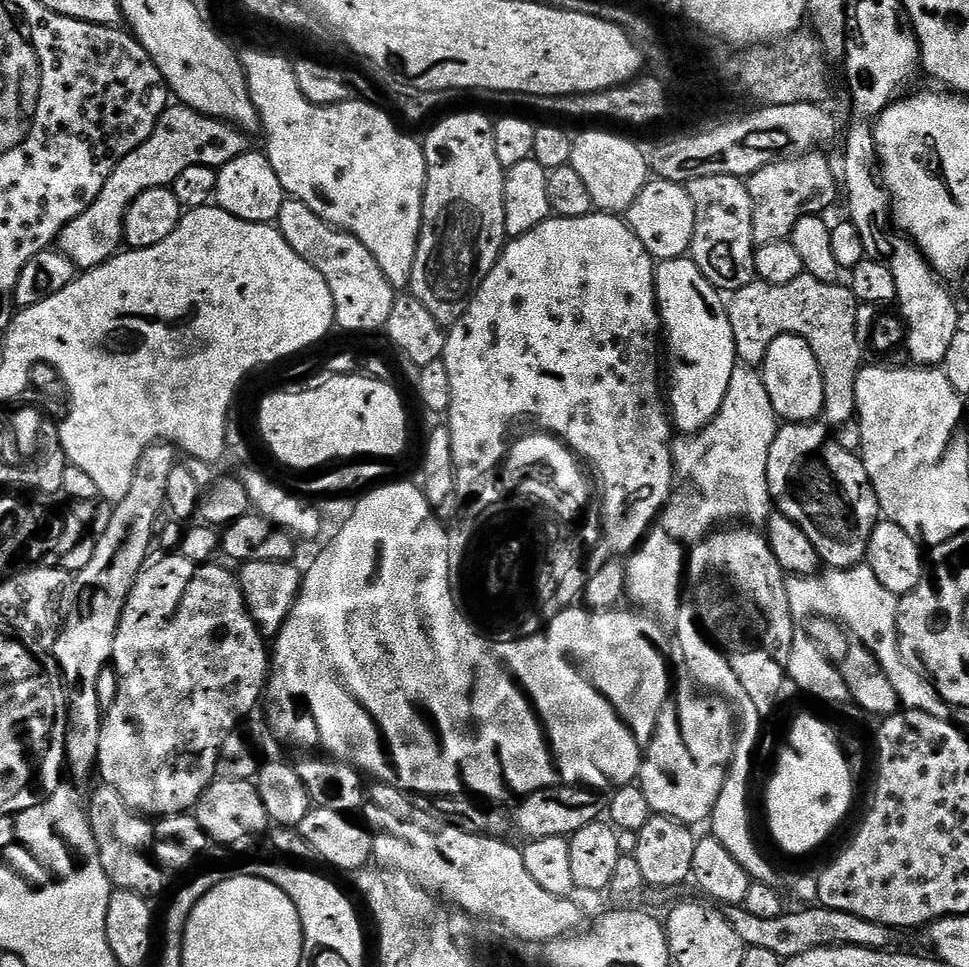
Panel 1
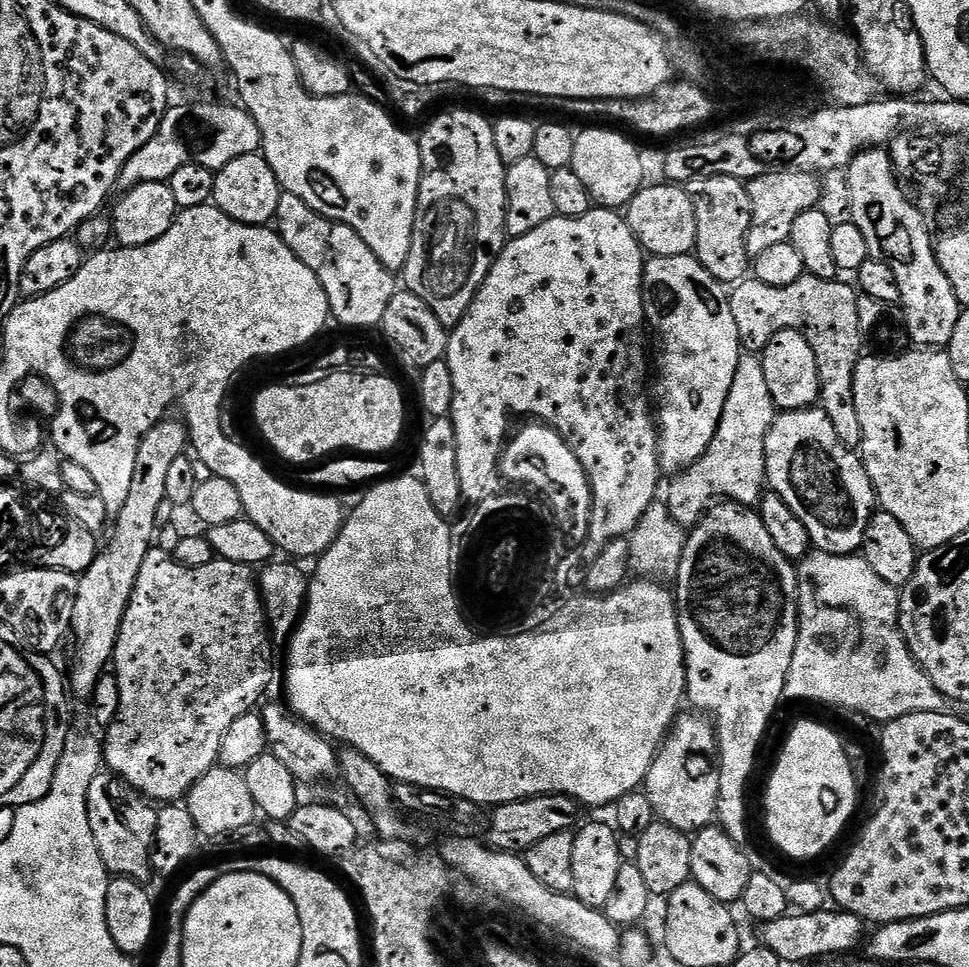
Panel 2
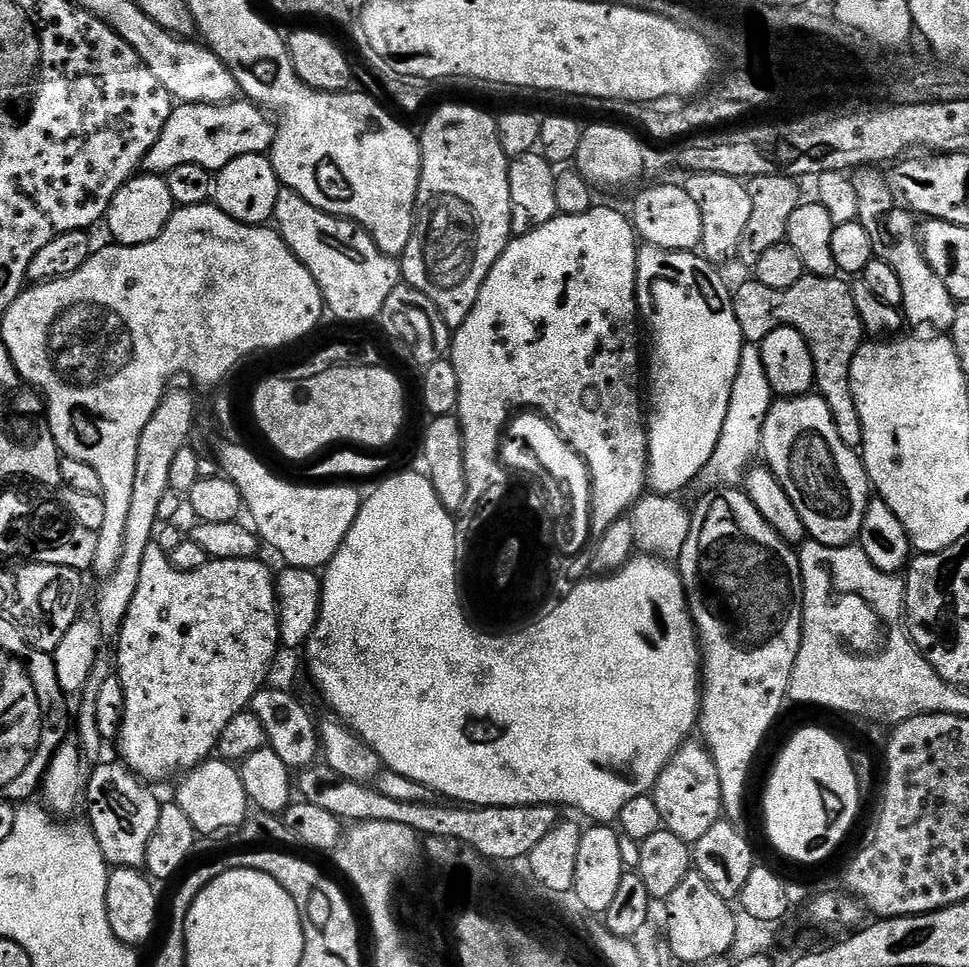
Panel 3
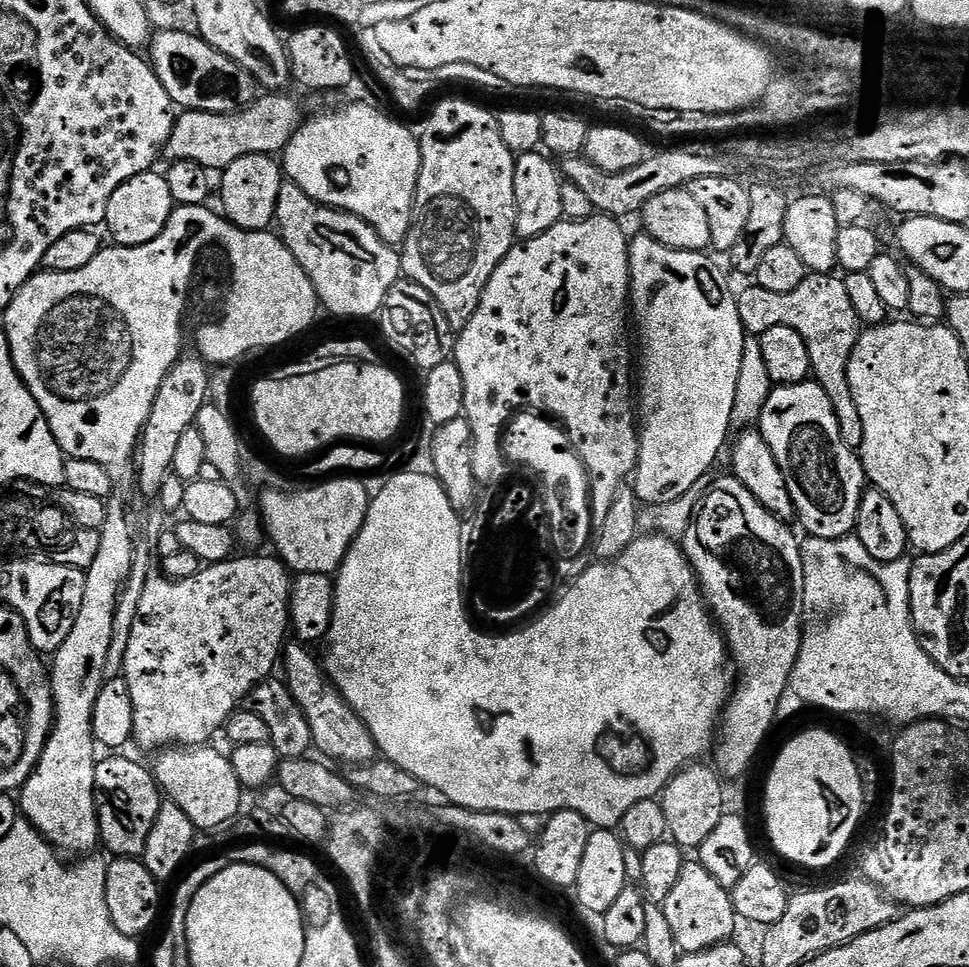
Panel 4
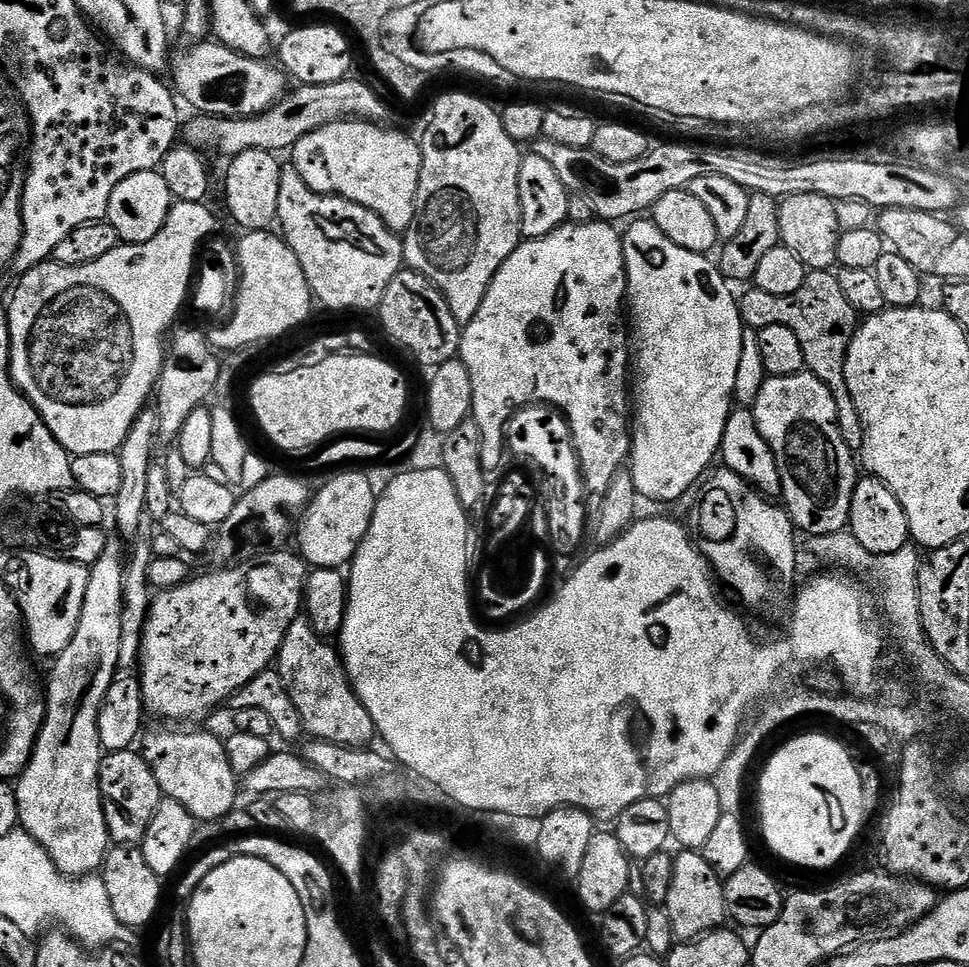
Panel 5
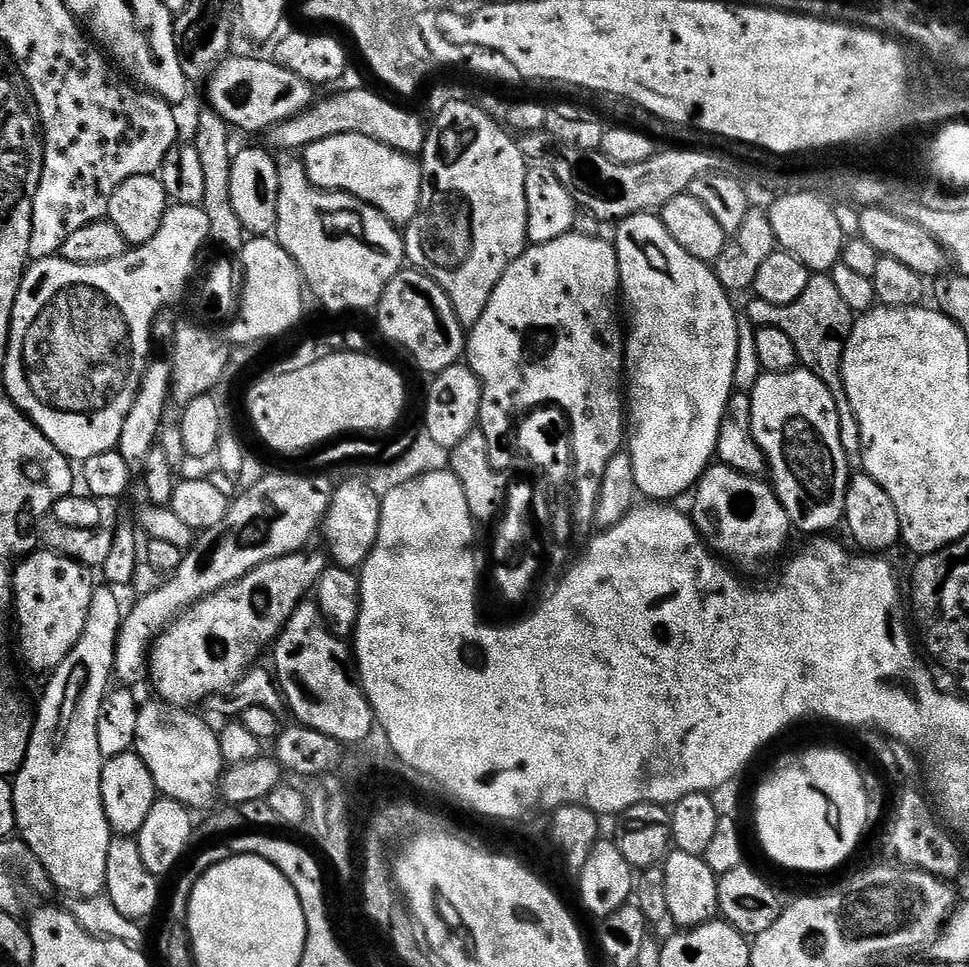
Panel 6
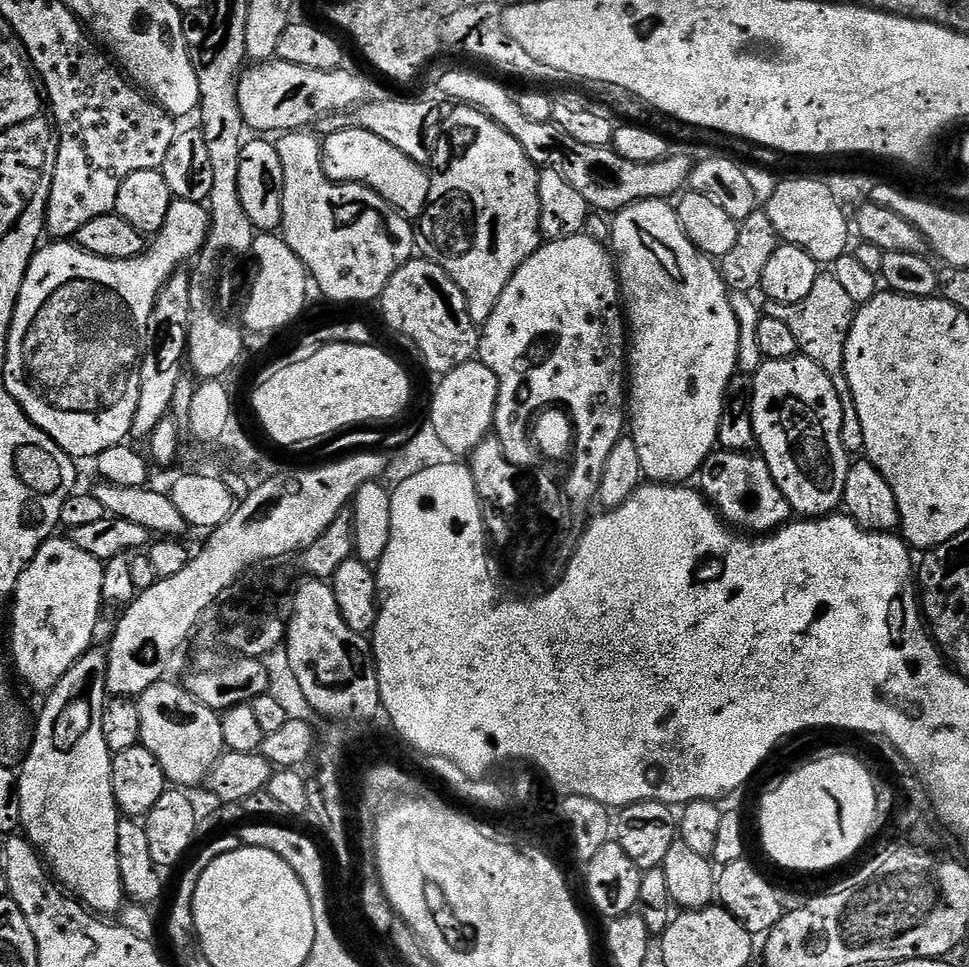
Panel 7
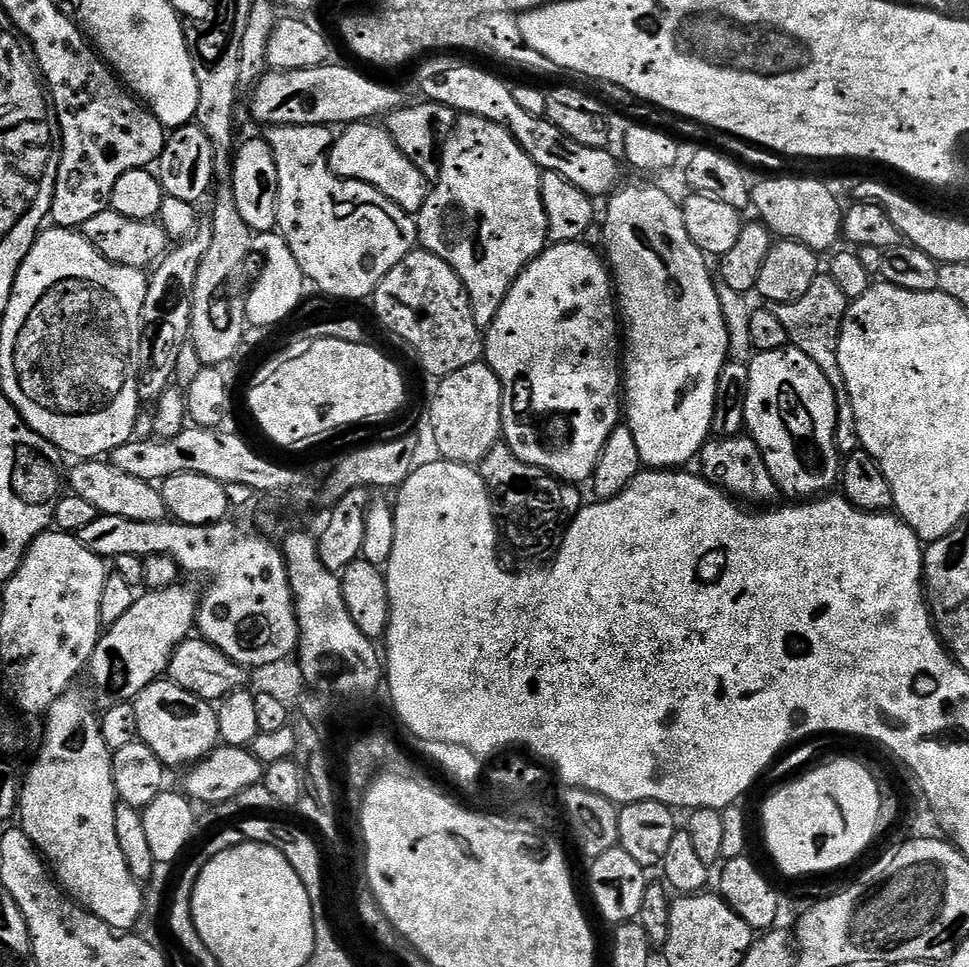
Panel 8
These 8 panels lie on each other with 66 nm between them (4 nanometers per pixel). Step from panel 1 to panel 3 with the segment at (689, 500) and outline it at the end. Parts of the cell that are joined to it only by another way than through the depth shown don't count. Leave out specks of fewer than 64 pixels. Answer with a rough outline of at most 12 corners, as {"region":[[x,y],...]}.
{"region":[[745,343],[703,489],[739,487],[774,403],[759,344]]}

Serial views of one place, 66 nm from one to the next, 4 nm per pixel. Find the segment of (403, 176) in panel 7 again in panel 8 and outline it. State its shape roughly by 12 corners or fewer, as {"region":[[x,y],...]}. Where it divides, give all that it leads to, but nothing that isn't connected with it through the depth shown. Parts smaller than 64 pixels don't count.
{"region":[[349,124],[328,165],[343,180],[374,186],[418,213],[424,175],[387,127]]}

